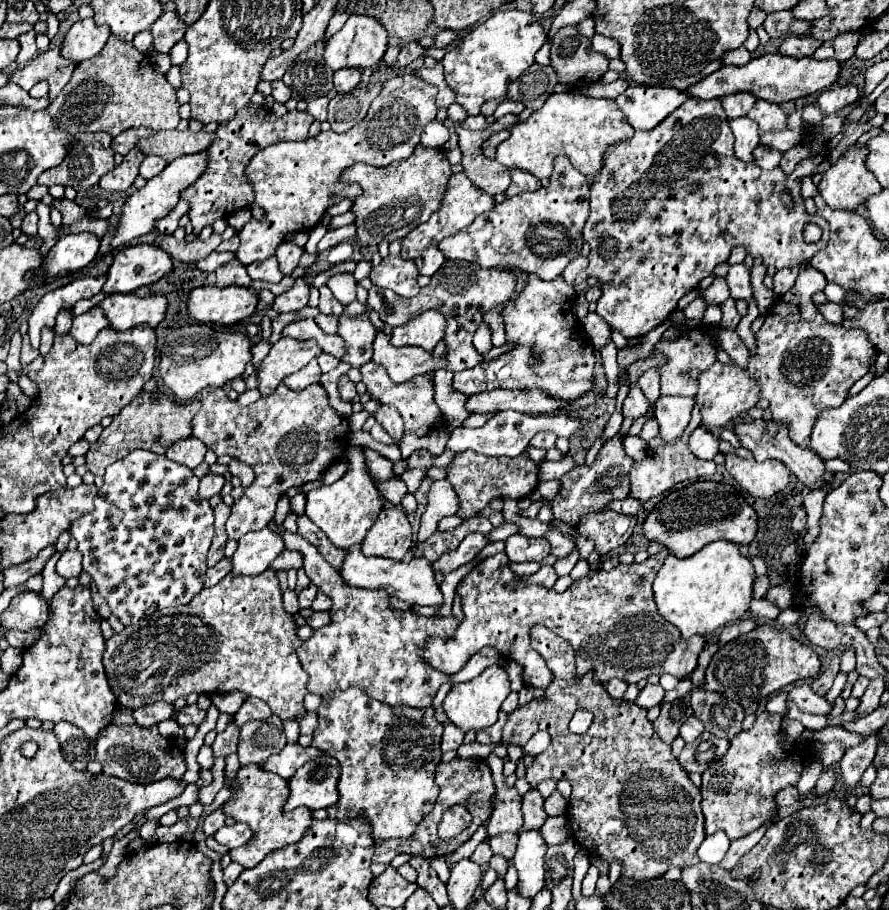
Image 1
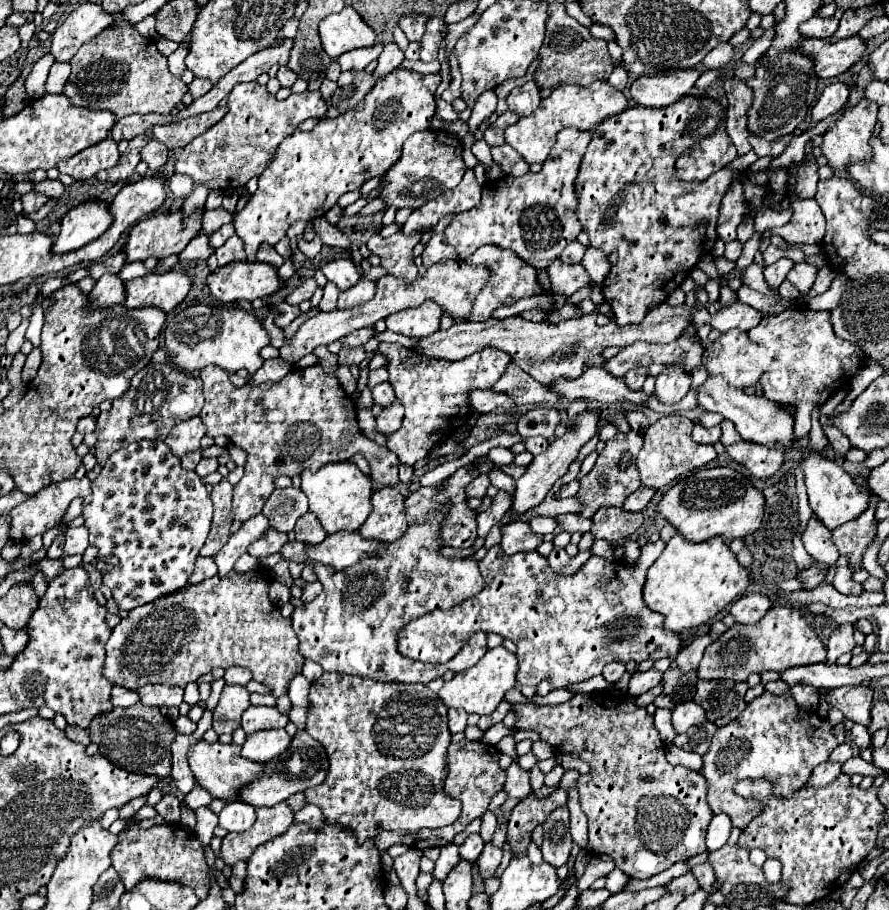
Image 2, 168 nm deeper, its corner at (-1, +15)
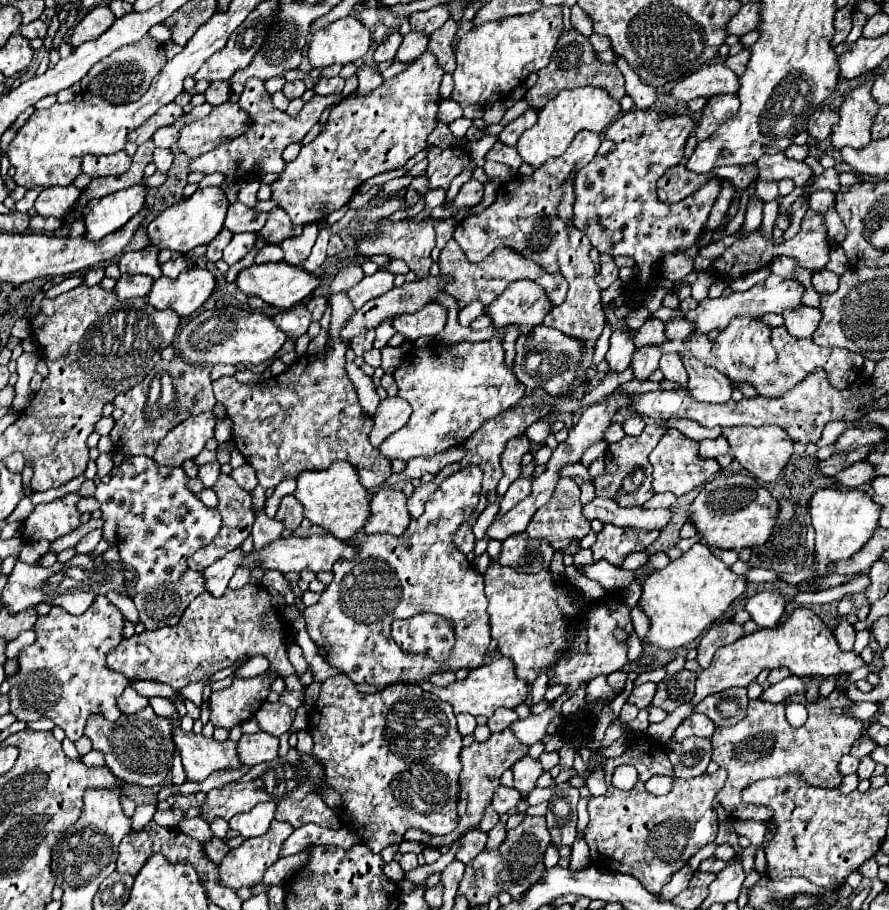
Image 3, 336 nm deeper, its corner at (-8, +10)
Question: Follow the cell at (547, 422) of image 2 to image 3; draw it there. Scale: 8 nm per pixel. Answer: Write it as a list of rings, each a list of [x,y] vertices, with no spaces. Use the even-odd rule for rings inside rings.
[[[538,420],[532,426],[528,426],[528,430],[526,430],[526,438],[530,442],[544,442],[550,434],[552,434],[552,430],[550,430],[548,420]]]

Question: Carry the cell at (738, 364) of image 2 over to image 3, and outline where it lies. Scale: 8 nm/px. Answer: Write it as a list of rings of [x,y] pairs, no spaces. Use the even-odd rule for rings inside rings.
[[[734,318],[726,330],[714,340],[714,352],[720,352],[726,362],[758,366],[758,360],[772,360],[774,346],[770,328],[758,318]]]

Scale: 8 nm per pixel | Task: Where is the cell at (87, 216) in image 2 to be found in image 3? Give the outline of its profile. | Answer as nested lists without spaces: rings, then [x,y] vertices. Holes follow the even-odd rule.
[[[138,184],[128,190],[108,194],[100,200],[92,200],[84,212],[84,238],[102,240],[106,234],[122,228],[144,206],[144,192],[144,186]]]

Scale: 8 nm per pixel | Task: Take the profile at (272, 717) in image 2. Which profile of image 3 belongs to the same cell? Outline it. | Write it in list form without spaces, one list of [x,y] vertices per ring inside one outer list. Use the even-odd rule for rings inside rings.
[[[264,702],[264,706],[260,706],[260,710],[254,714],[254,718],[260,724],[260,730],[272,736],[282,736],[284,732],[288,732],[292,726],[292,716],[294,716],[294,710],[280,702],[276,704]]]

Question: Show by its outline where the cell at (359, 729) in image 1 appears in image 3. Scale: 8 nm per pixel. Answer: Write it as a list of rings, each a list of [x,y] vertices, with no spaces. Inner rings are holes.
[[[338,674],[338,676],[328,678],[322,684],[318,702],[312,708],[312,712],[310,712],[310,734],[314,738],[314,750],[312,752],[326,766],[326,778],[324,780],[326,780],[328,788],[332,788],[342,798],[342,804],[340,804],[340,810],[338,810],[338,818],[340,818],[342,826],[346,826],[348,830],[352,830],[360,838],[360,842],[368,844],[368,848],[372,852],[380,852],[386,846],[400,844],[404,832],[410,830],[410,828],[420,828],[424,832],[444,836],[444,834],[452,832],[458,826],[458,812],[456,812],[456,804],[458,804],[458,774],[462,770],[458,756],[460,756],[460,748],[462,748],[462,736],[456,730],[456,716],[452,712],[452,706],[448,706],[446,702],[442,702],[436,694],[426,692],[420,686],[412,686],[412,684],[392,684],[388,688],[380,690],[380,692],[362,694],[362,692],[356,690],[356,686],[352,684],[352,680],[348,676]]]

